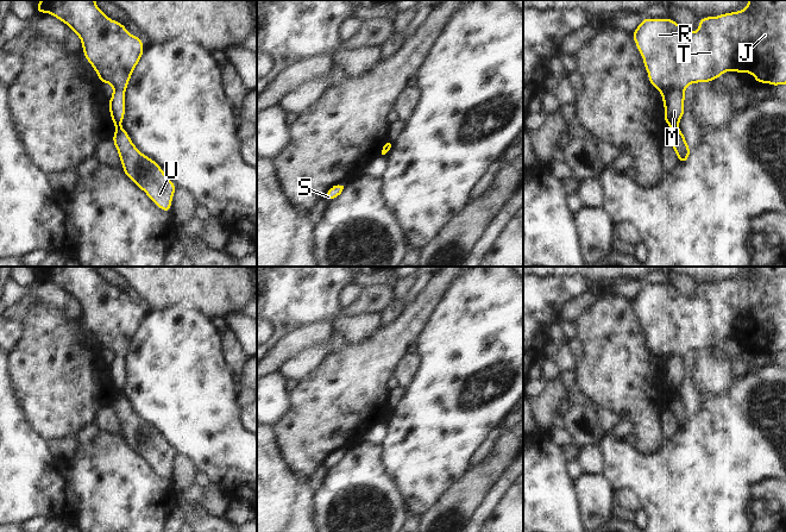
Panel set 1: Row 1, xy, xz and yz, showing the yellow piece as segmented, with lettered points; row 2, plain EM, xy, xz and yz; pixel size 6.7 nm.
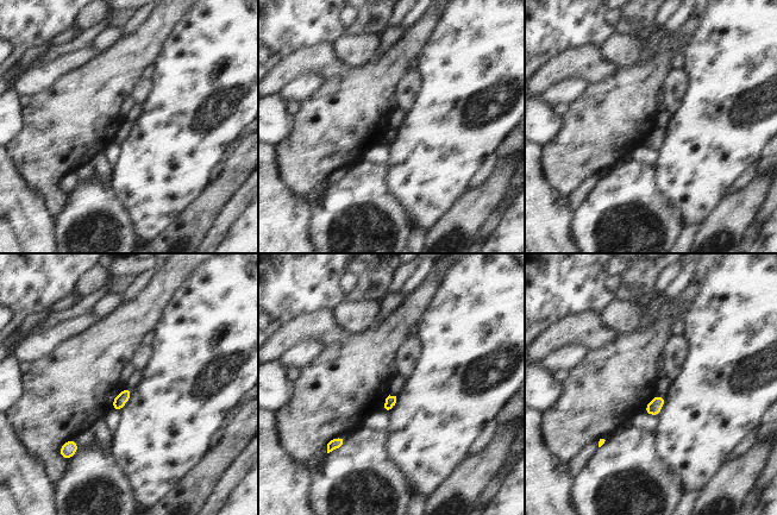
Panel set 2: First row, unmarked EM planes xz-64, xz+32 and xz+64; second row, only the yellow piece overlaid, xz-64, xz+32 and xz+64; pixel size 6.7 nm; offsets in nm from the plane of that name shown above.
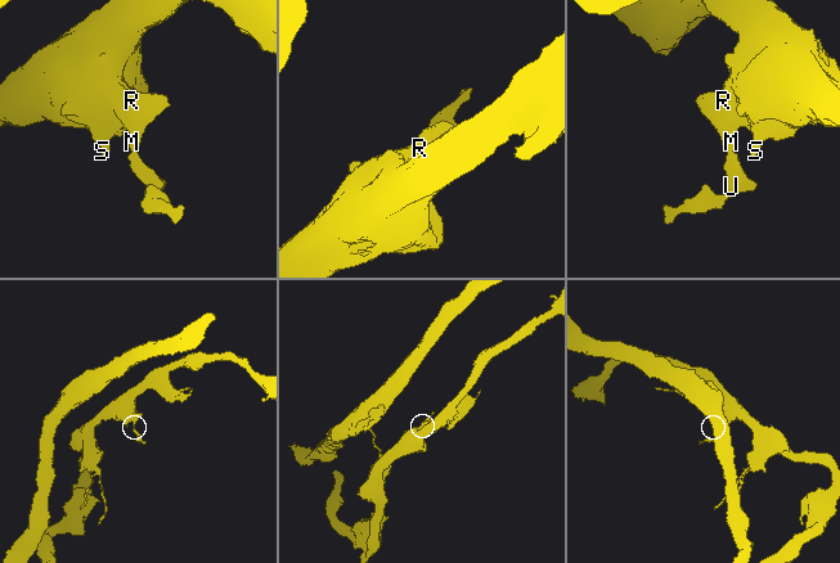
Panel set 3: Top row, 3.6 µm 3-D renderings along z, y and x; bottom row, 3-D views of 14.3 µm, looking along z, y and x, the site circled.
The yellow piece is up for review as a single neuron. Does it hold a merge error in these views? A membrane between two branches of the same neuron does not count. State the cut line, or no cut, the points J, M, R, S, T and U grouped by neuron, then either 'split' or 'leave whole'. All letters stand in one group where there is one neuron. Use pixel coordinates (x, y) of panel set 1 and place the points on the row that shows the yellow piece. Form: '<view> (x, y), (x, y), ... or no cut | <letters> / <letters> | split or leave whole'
yz (677, 126), (671, 127) | J M R S T / U | split

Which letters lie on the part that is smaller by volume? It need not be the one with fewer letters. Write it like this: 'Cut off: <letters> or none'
Cut off: U

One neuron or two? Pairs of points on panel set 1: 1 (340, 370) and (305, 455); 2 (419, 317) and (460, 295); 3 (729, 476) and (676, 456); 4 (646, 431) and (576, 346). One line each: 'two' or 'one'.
1: one
2: two
3: one
4: two

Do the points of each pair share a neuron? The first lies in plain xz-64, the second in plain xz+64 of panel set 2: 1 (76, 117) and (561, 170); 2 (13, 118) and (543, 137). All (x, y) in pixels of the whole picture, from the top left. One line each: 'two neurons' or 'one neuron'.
1: one neuron
2: one neuron

